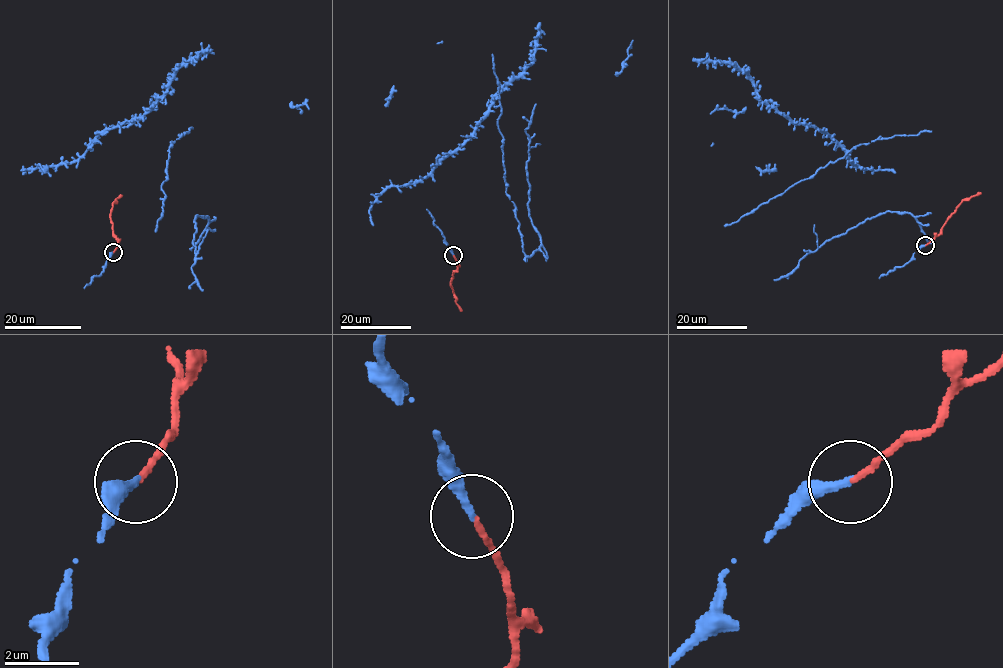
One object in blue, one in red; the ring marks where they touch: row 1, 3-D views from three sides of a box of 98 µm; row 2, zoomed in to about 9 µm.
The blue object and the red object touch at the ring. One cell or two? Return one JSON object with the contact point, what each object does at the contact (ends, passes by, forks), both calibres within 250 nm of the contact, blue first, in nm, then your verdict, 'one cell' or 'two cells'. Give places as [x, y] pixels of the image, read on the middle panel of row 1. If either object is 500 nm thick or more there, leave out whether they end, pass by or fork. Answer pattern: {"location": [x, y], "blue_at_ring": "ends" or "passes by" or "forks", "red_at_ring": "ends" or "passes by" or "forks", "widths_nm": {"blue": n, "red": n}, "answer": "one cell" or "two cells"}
{"location": [453, 255], "blue_at_ring": "ends", "red_at_ring": "ends", "widths_nm": {"blue": 240, "red": 140}, "answer": "two cells"}

